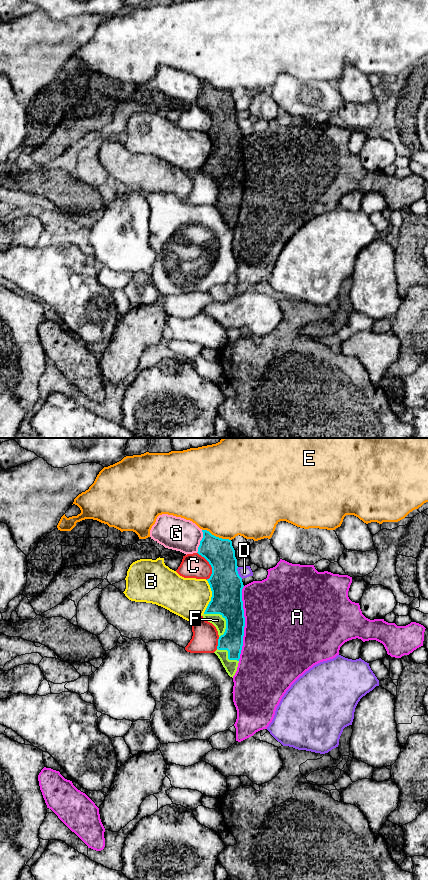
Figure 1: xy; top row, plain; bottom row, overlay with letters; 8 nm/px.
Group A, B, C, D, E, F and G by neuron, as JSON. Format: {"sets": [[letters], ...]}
{"sets": [["A"], ["B"], ["C"], ["D"], ["E"], ["F"], ["G"]]}

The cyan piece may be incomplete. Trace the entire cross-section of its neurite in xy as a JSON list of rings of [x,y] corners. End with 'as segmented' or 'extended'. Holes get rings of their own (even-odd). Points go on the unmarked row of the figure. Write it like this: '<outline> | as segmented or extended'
[[[202,82],[203,90],[198,99],[198,106],[204,109],[212,119],[212,126],[207,131],[212,149],[203,170],[212,175],[219,187],[217,202],[214,204],[220,211],[223,219],[230,229],[233,230],[237,223],[240,206],[243,198],[245,169],[242,153],[242,130],[237,123],[237,111],[232,93],[212,87],[207,82]]] | extended

